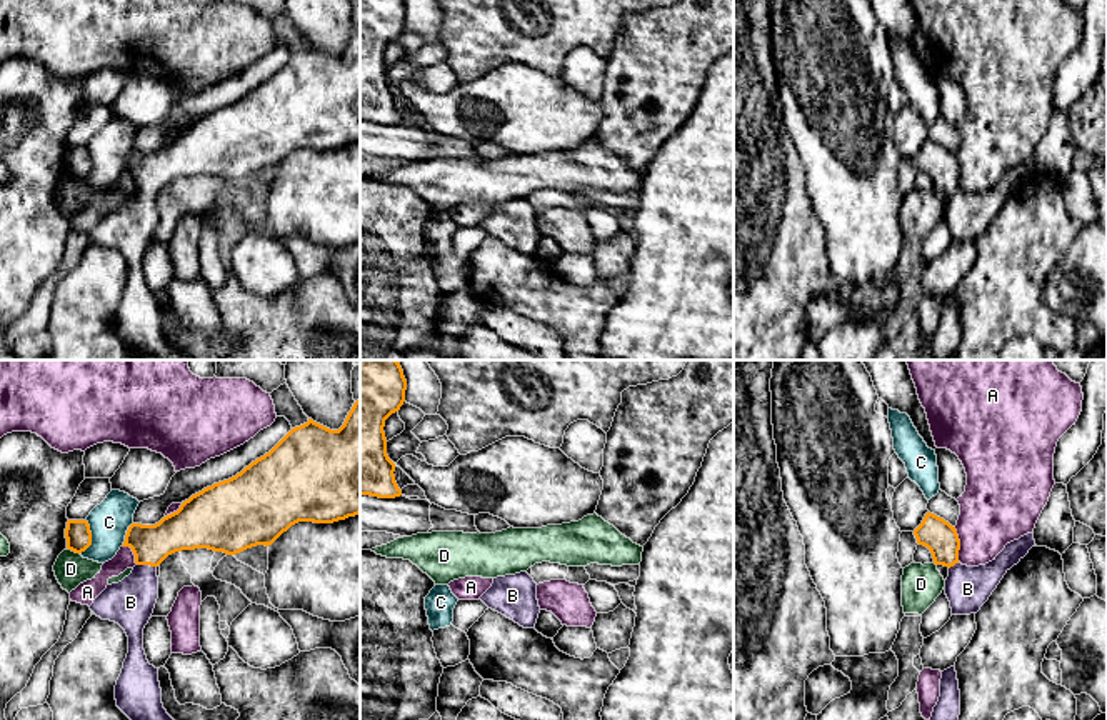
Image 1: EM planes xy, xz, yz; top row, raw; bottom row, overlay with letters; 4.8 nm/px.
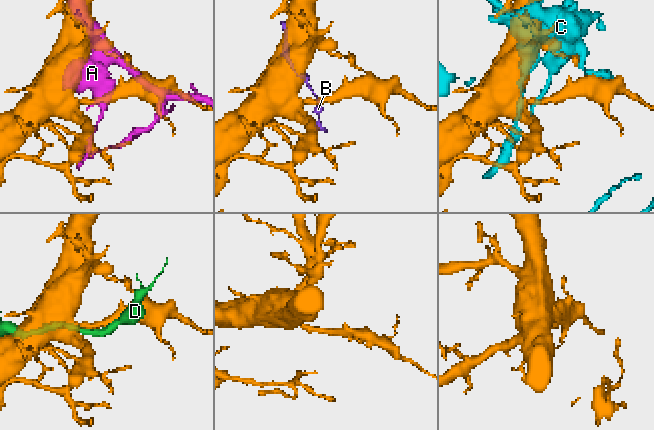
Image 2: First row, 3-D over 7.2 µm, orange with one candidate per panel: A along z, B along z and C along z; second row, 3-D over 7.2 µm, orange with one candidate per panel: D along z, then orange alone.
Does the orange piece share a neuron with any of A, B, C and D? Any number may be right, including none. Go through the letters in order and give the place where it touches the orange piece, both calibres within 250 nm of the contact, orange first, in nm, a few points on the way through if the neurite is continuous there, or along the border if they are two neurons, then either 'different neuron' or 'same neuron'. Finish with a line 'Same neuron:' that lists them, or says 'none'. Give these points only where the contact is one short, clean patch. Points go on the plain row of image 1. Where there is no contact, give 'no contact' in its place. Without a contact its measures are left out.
A: yz (959, 170) | 160/360 nm | different neuron
B: xy (147, 190) | 200/220 nm | across xy (185, 155), (179, 157), (147, 190), (142, 212), (130, 229) | same neuron
C: xy (90, 164) | 130/190 nm | different neuron
D: xy (74, 177) | 130/160 nm | different neuron
Same neuron: B

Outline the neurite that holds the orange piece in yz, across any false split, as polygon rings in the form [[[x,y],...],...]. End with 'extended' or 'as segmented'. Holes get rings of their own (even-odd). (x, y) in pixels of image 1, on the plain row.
[[[930,138],[925,140],[914,162],[919,172],[930,177],[935,192],[949,195],[945,222],[950,228],[952,242],[977,240],[1004,202],[1035,173],[1034,160],[1027,160],[1007,170],[992,188],[967,193],[959,188],[960,167],[957,157],[944,145]]]; extended

